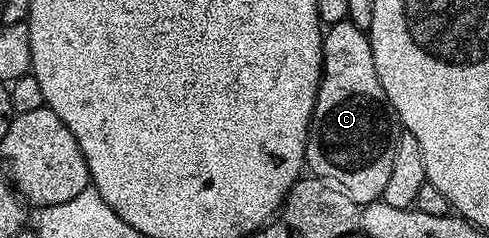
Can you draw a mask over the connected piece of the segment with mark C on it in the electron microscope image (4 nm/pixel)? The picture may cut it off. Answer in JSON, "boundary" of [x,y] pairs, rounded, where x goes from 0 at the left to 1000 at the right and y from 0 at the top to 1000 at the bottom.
{"boundary":[[[714,80],[669,105],[658,193],[654,374],[642,429],[638,521],[630,538],[630,609],[622,634],[628,718],[640,744],[697,790],[726,857],[763,857],[783,828],[789,765],[798,752],[812,567],[810,475],[789,412],[789,378],[781,378],[781,345],[773,345],[773,294],[765,294],[761,172],[751,130],[724,109]]]}

